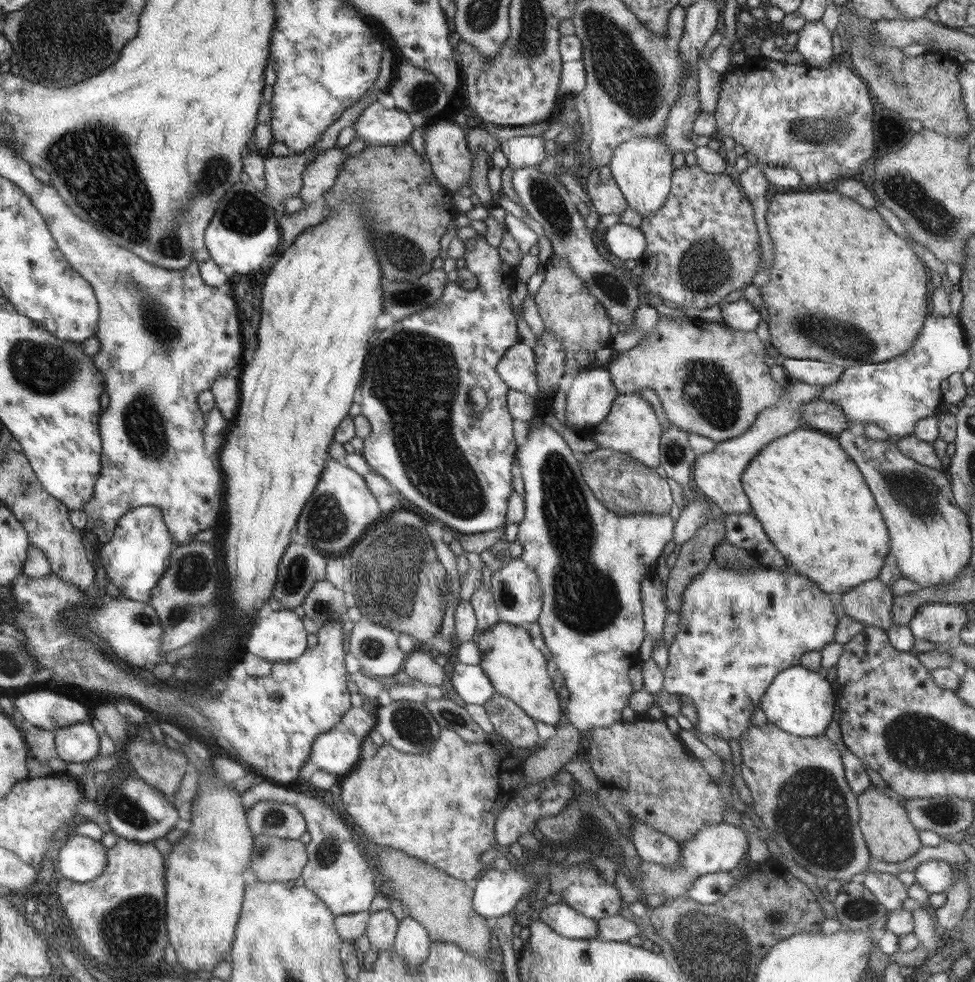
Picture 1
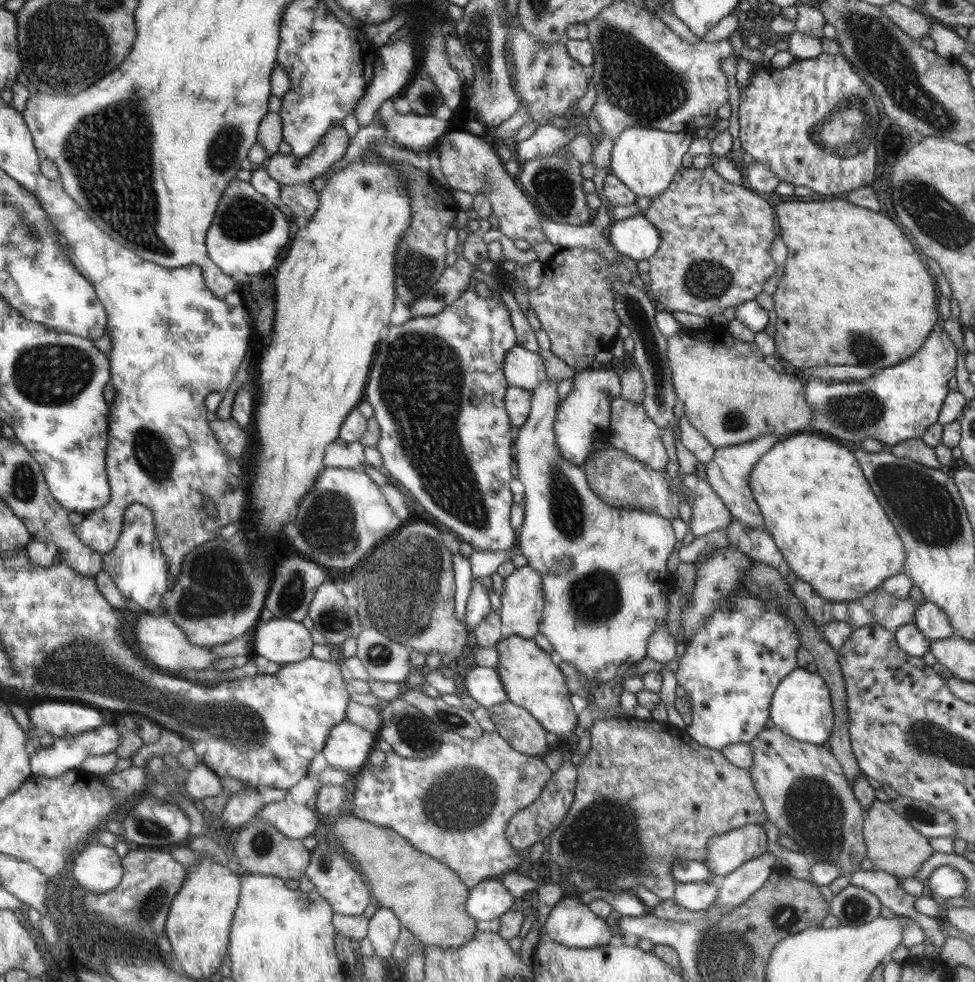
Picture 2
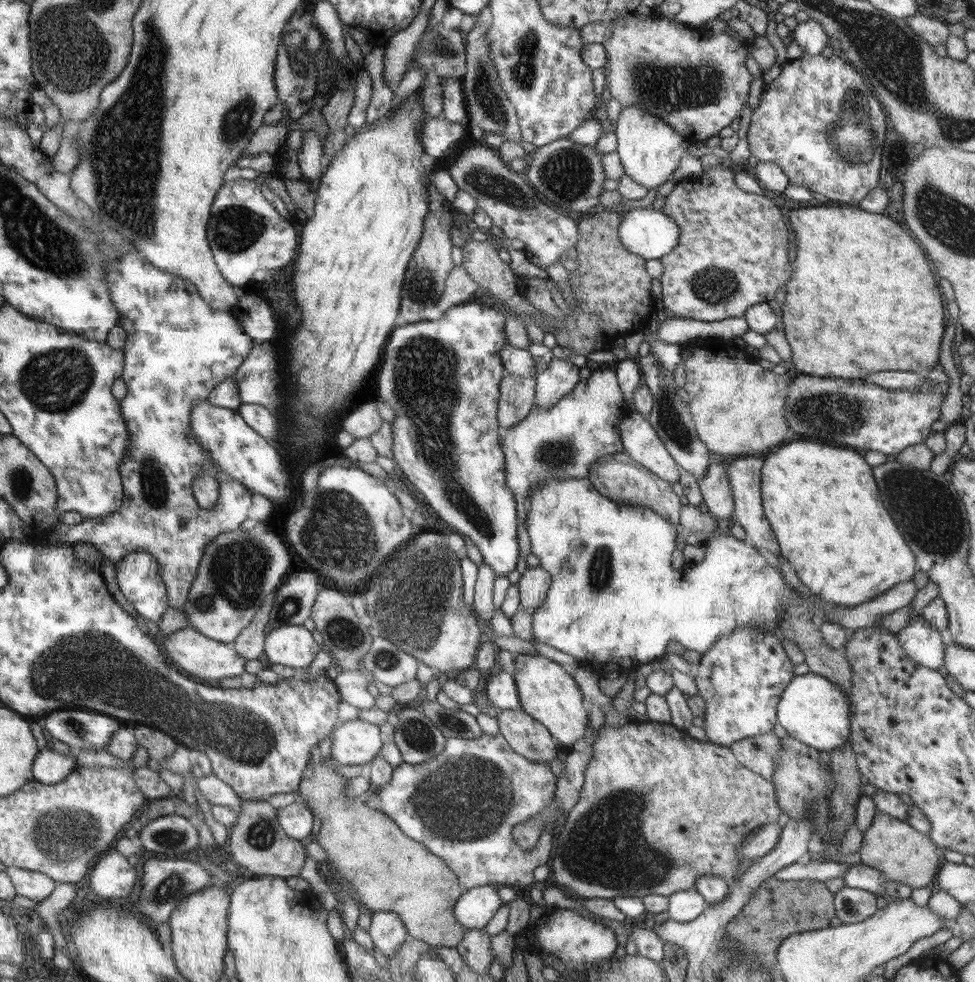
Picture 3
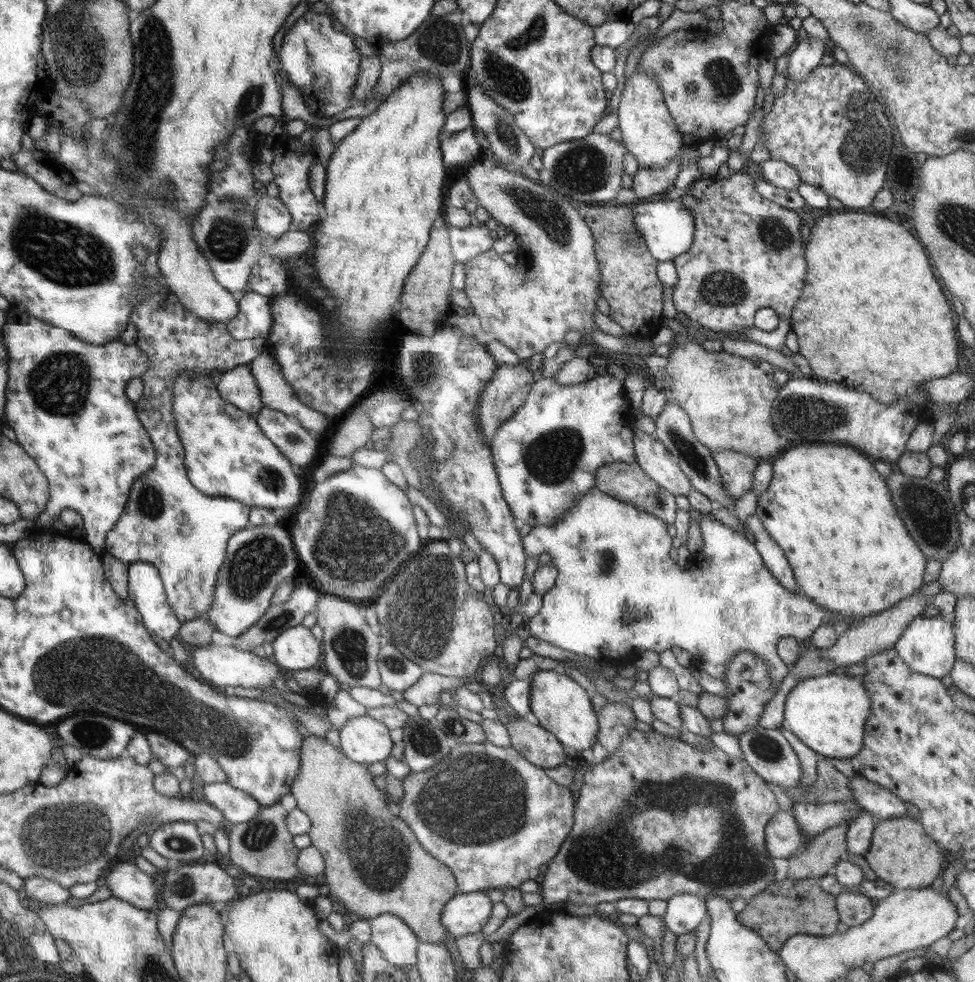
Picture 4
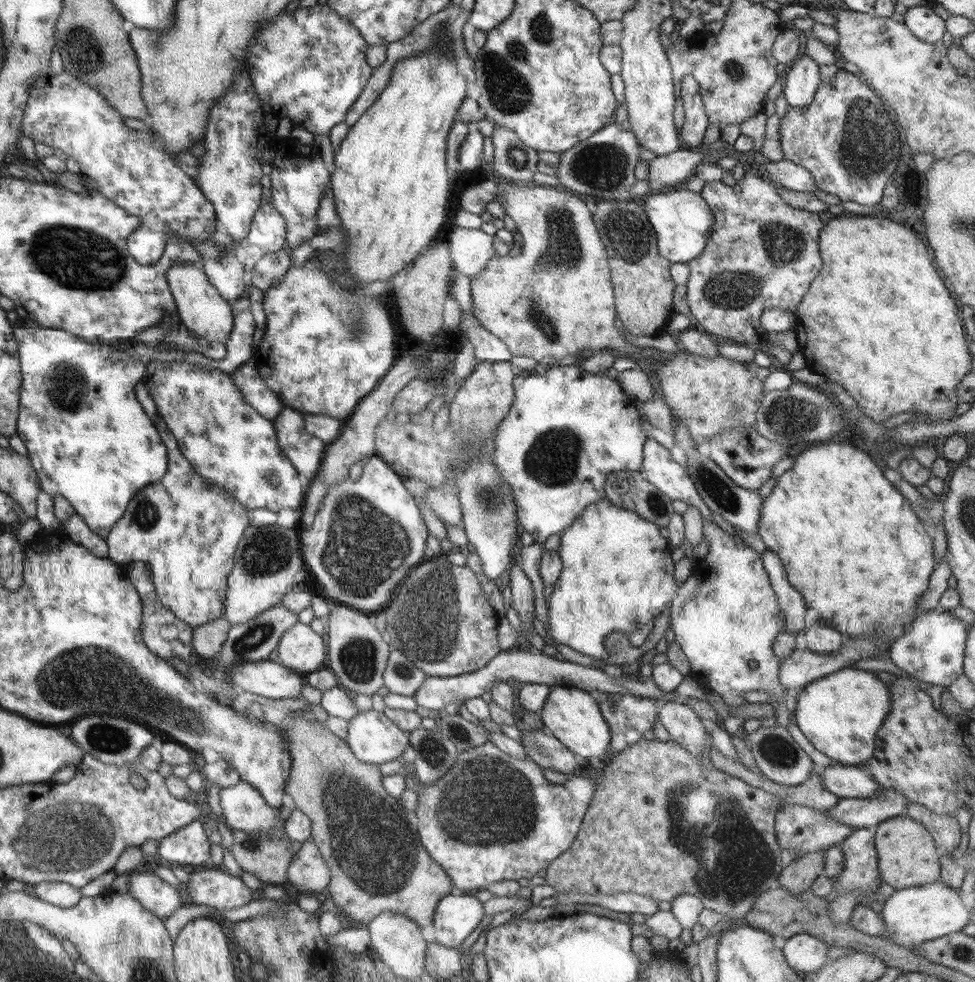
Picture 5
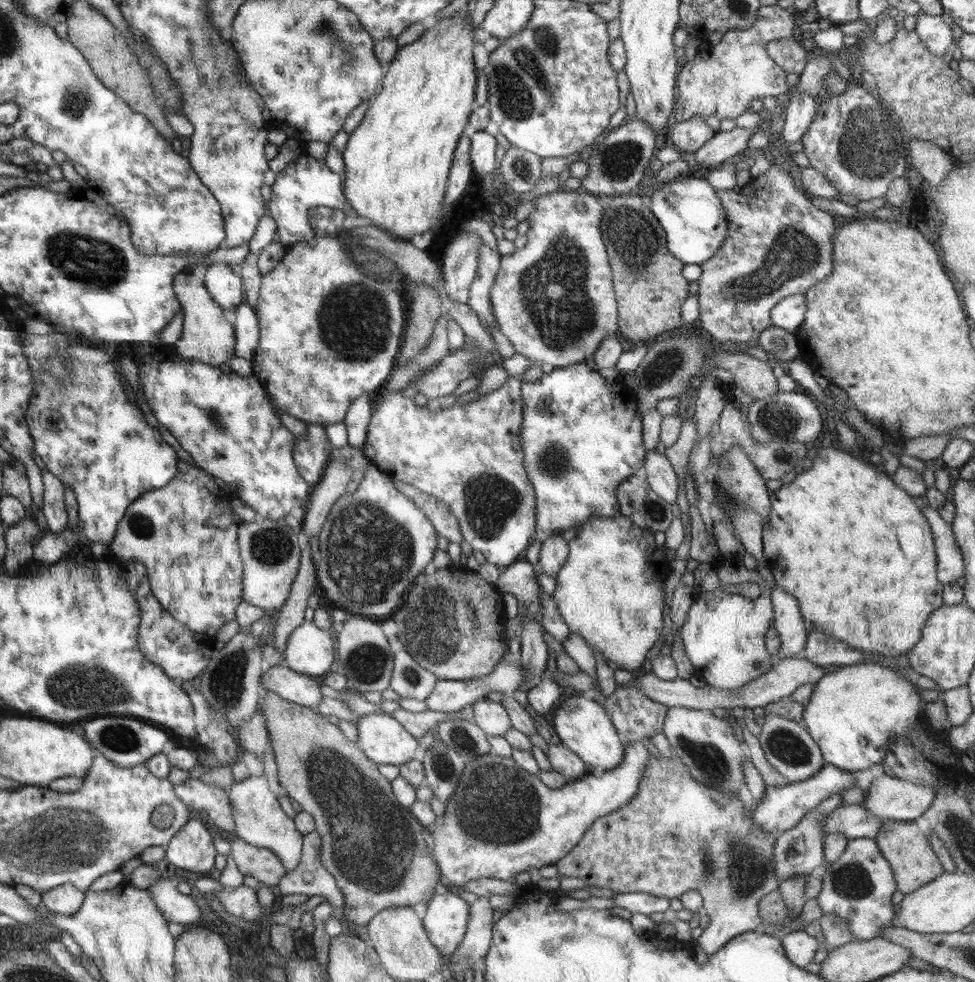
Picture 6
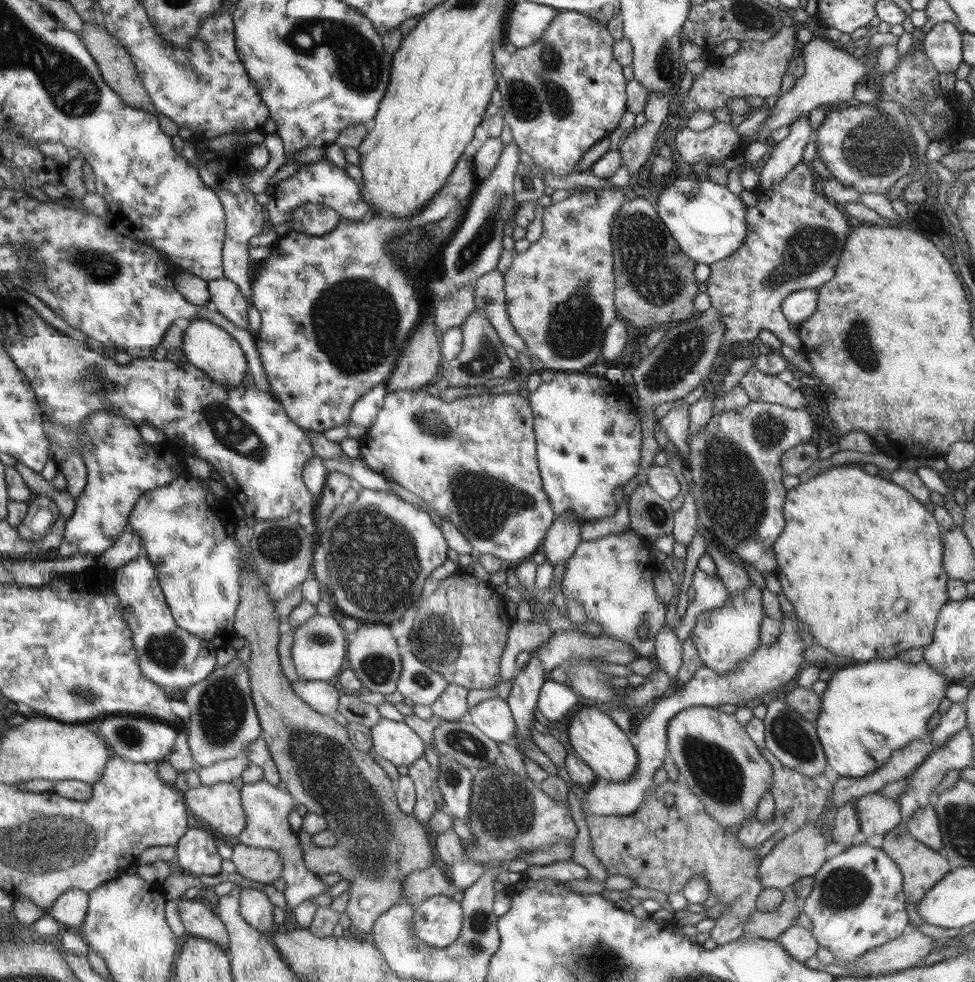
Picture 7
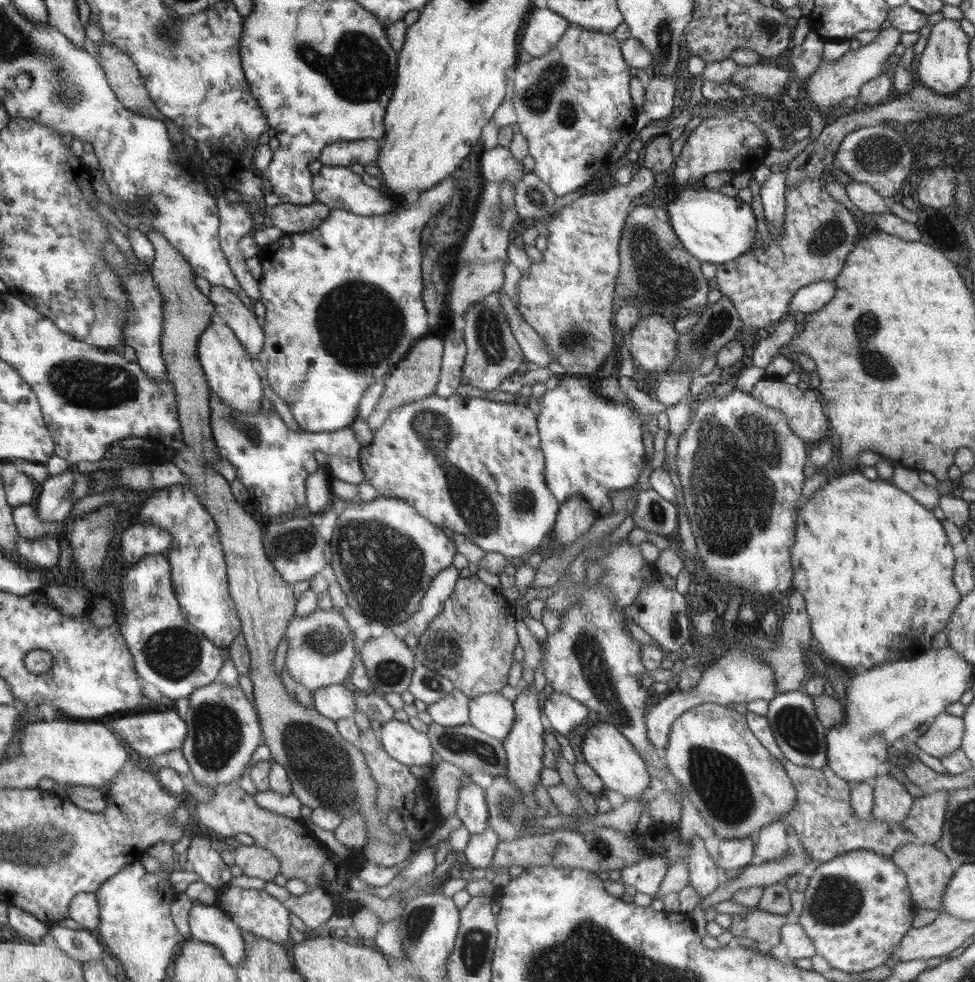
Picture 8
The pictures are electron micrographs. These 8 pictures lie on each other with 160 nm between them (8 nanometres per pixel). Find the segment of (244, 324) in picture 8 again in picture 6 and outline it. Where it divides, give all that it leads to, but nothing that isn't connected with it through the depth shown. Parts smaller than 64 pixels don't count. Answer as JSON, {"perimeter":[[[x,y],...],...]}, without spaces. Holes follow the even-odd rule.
{"perimeter":[[[212,263],[206,267],[204,284],[213,299],[222,308],[236,312],[238,305],[245,303],[244,280],[227,263]]]}

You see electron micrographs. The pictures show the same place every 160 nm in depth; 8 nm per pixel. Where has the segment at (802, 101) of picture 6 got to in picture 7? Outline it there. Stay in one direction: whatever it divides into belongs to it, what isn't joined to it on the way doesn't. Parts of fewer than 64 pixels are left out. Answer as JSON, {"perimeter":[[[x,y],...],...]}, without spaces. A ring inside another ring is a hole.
{"perimeter":[[[808,114],[800,115],[792,124],[790,132],[779,143],[771,143],[766,162],[760,169],[759,180],[763,189],[769,189],[774,183],[781,181],[786,173],[802,162],[802,152],[806,144],[814,139],[814,128]]]}

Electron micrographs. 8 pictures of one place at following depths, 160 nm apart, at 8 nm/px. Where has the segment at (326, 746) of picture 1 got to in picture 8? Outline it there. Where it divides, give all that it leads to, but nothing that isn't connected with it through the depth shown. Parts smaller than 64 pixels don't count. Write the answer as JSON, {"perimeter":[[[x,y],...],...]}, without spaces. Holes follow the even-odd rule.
{"perimeter":[[[392,719],[381,726],[381,743],[386,752],[400,764],[430,766],[433,745],[426,733],[418,732],[410,724]]]}

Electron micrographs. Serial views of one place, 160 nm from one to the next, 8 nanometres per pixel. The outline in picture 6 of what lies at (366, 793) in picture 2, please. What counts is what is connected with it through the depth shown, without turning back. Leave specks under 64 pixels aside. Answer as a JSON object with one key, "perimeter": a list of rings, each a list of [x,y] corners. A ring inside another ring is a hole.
{"perimeter":[[[650,737],[643,738],[643,740],[638,743],[625,745],[623,748],[624,754],[622,757],[622,764],[618,764],[614,769],[605,770],[606,772],[604,772],[602,776],[593,776],[589,773],[586,776],[582,776],[580,779],[569,780],[566,786],[556,788],[556,790],[543,784],[538,779],[538,776],[534,776],[534,774],[530,774],[530,772],[526,772],[526,770],[522,769],[512,756],[502,757],[491,750],[486,754],[465,761],[466,768],[464,768],[464,772],[462,772],[462,776],[460,776],[460,782],[456,784],[456,792],[454,792],[452,798],[446,802],[444,814],[437,816],[435,820],[436,826],[430,829],[432,838],[434,839],[432,852],[434,852],[434,858],[437,860],[438,868],[441,868],[442,876],[445,876],[448,884],[452,884],[452,886],[464,886],[467,882],[476,880],[477,878],[495,878],[498,880],[510,881],[513,880],[516,874],[526,872],[530,870],[530,868],[539,869],[542,868],[542,866],[554,865],[558,859],[566,856],[566,854],[579,843],[582,836],[586,833],[586,830],[598,817],[604,816],[606,813],[614,812],[614,809],[626,806],[626,804],[630,804],[630,800],[636,796],[638,784],[640,784],[640,780],[642,780],[642,774],[644,774],[644,769],[646,769],[646,764],[648,764],[647,760],[651,755],[644,745],[646,739],[650,739]]]}

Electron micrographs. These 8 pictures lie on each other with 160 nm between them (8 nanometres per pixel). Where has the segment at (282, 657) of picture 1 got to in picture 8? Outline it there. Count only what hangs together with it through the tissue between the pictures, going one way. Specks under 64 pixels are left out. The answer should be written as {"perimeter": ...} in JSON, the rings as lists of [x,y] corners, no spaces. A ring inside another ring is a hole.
{"perimeter":[[[318,607],[304,618],[295,615],[283,638],[286,638],[288,643],[285,659],[287,671],[312,693],[319,688],[341,684],[350,676],[356,656],[355,636],[352,636],[350,626],[344,620],[344,615],[340,614],[340,610],[324,610]]]}

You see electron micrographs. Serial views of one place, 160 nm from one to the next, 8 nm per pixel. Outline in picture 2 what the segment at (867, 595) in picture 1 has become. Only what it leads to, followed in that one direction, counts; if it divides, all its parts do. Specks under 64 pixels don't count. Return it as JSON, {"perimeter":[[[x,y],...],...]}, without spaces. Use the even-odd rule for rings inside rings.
{"perimeter":[[[882,586],[874,589],[872,594],[874,594],[874,604],[869,611],[873,614],[876,624],[895,633],[901,626],[915,622],[914,611],[920,606],[919,602],[914,602],[909,597],[896,598],[888,594]]]}

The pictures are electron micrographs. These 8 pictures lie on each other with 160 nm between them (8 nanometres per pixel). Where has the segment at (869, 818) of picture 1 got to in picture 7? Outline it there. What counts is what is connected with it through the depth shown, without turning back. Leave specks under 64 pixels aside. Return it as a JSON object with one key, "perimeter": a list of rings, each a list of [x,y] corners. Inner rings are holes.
{"perimeter":[[[901,825],[896,826],[894,830],[890,830],[886,835],[882,836],[877,843],[880,848],[898,865],[903,874],[903,893],[908,903],[922,902],[925,892],[929,891],[943,876],[946,876],[951,870],[948,859],[928,846],[918,842],[916,838],[912,838],[908,834],[906,828]]]}

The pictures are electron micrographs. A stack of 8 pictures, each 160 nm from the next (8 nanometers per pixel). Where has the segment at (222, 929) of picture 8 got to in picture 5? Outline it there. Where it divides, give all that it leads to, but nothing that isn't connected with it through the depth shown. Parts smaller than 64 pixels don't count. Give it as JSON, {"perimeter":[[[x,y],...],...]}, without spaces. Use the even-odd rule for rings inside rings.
{"perimeter":[[[132,871],[129,873],[128,886],[130,896],[144,909],[157,913],[163,919],[187,904],[181,888],[171,886],[154,872]]]}

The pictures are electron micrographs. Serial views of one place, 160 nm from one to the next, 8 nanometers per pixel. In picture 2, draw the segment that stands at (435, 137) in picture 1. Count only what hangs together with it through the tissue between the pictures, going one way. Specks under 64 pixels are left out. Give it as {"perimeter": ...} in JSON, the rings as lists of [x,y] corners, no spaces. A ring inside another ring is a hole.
{"perimeter":[[[453,127],[438,139],[435,155],[440,160],[440,168],[452,190],[463,190],[473,196],[482,193],[490,199],[493,212],[499,217],[499,230],[508,238],[513,241],[522,238],[531,245],[547,241],[540,228],[540,220],[546,221],[546,216],[524,192],[516,176],[506,171],[504,162],[496,154],[496,145],[486,143],[480,135],[469,131],[460,132]]]}

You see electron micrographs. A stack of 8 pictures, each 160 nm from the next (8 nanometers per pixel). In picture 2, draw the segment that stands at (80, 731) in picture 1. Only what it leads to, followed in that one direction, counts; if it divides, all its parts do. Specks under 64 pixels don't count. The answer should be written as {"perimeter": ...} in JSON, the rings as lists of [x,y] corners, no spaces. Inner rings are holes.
{"perimeter":[[[102,724],[97,729],[79,735],[55,737],[54,742],[48,748],[40,748],[34,753],[30,764],[33,764],[34,775],[58,778],[68,770],[81,769],[84,759],[89,756],[102,756],[115,752],[118,744],[120,744],[120,733],[116,725]]]}

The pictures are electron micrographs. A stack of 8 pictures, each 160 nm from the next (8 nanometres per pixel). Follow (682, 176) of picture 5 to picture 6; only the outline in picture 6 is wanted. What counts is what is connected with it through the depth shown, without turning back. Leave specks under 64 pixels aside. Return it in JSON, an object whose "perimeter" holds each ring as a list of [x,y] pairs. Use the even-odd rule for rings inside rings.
{"perimeter":[[[738,127],[727,132],[720,130],[693,154],[693,158],[704,169],[720,166],[724,160],[742,153],[748,147],[750,137],[757,131]]]}

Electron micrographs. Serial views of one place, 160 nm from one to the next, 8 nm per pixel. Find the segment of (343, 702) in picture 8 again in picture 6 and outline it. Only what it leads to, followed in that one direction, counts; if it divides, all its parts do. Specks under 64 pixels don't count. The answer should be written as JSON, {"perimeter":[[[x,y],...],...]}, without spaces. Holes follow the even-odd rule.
{"perimeter":[[[283,664],[269,667],[261,676],[261,686],[266,690],[277,694],[282,700],[311,709],[322,698],[321,685],[319,679],[294,672]]]}

